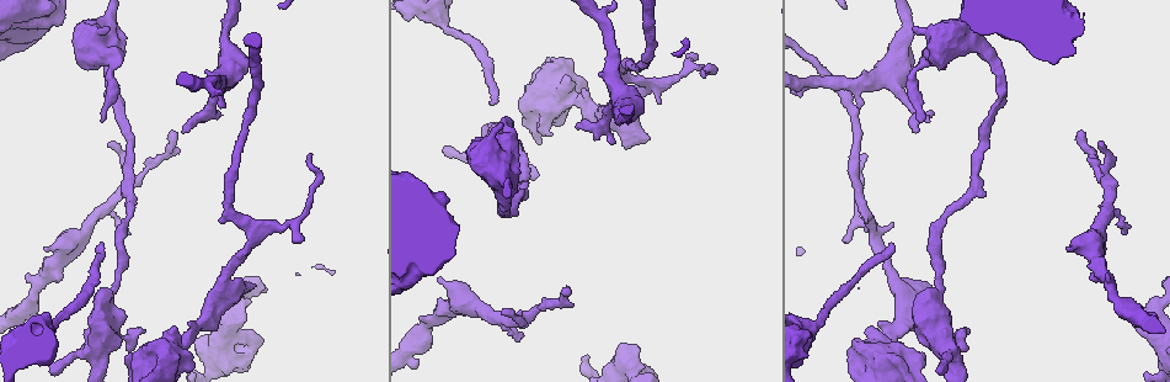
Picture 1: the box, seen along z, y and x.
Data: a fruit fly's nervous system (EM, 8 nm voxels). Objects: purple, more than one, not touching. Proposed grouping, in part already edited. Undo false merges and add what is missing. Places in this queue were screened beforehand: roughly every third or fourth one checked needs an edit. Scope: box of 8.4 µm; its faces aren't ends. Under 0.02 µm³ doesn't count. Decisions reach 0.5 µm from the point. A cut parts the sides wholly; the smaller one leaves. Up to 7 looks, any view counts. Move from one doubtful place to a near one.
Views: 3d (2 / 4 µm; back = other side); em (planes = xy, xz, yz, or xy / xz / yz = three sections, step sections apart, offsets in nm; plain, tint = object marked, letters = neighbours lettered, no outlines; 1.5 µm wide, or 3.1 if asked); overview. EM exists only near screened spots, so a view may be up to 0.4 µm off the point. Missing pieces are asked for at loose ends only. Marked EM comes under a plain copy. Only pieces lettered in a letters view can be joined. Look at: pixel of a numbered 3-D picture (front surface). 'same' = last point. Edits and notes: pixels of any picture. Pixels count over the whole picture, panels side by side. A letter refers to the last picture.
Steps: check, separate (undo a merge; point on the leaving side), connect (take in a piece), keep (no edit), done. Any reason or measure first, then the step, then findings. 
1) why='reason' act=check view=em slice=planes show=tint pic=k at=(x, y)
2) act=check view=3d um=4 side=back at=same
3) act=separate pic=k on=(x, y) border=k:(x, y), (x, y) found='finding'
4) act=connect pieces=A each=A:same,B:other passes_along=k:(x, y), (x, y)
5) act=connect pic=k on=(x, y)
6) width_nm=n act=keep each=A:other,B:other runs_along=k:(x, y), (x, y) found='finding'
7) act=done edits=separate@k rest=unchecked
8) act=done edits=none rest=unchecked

why='thick end' act=check view=3d um=2 pic=1 at=(246, 316)

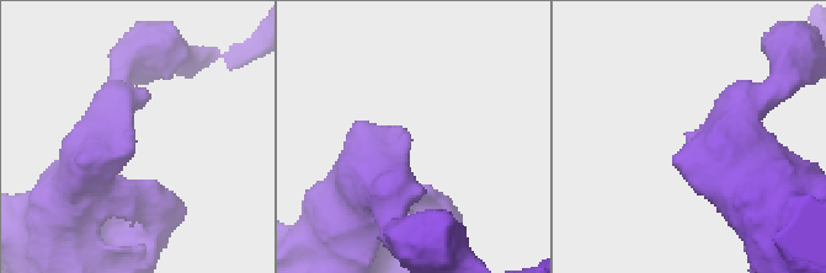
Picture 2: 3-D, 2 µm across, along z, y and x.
act=check view=em slice=planes show=letters pic=2 at=(133, 132)

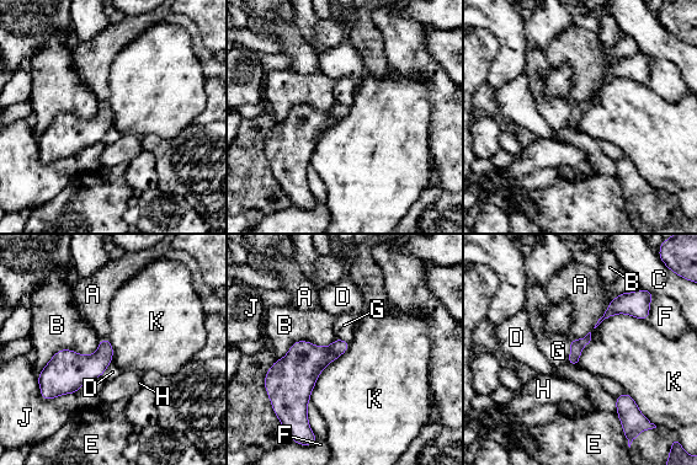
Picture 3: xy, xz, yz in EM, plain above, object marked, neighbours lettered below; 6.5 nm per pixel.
act=keep each=A:other,B:other,C:other,D:other,E:other,F:other,G:other,H:other,J:other,K:other border=3:(618, 294), (592, 327) found='no lettered piece goes on from it'

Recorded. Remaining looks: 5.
why='calibre changes' act=check view=3d um=4 side=back pic=1 at=(568, 100)

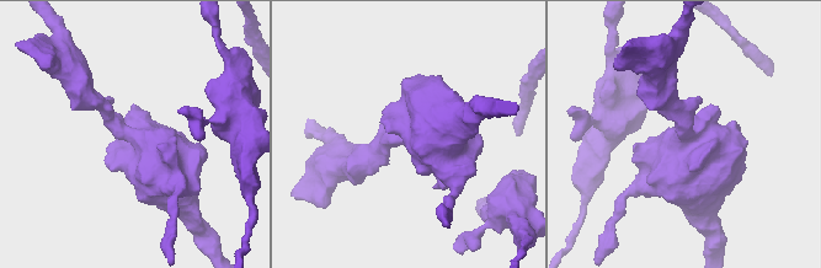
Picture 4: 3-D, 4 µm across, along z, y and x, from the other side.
why='now the EM' act=check view=em slice=yz step=4 show=tint pic=4 at=(131, 131)

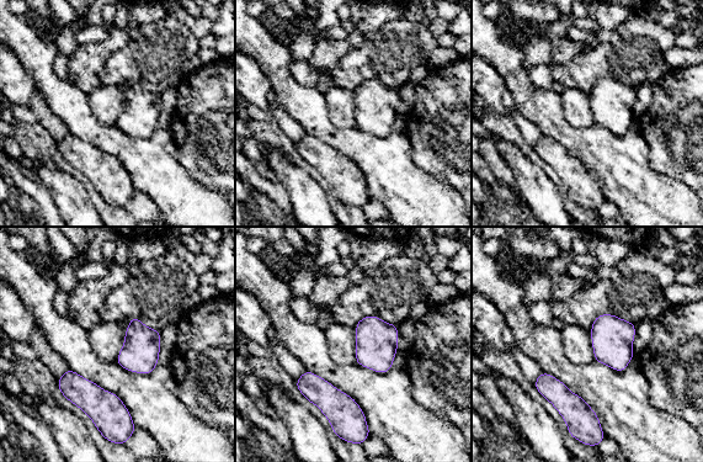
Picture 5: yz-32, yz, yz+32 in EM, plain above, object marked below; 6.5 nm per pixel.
why='another direction' act=check view=em slice=planes show=letters at=same

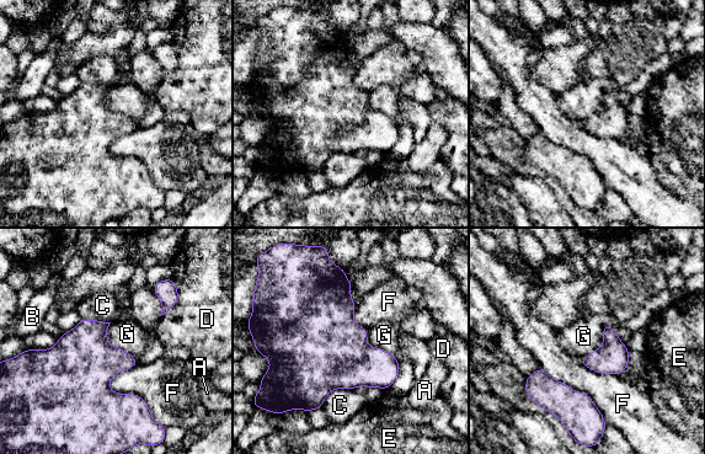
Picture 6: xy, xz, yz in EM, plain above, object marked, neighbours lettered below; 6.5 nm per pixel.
width_nm=160 act=keep each=A:other,B:other,C:other,D:other,E:other,F:other,G:other border=6:(110, 322), (107, 341), (139, 363) found='all the same cell'

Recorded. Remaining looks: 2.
why='tapers out' act=check view=3d um=4 pic=1 at=(494, 102)

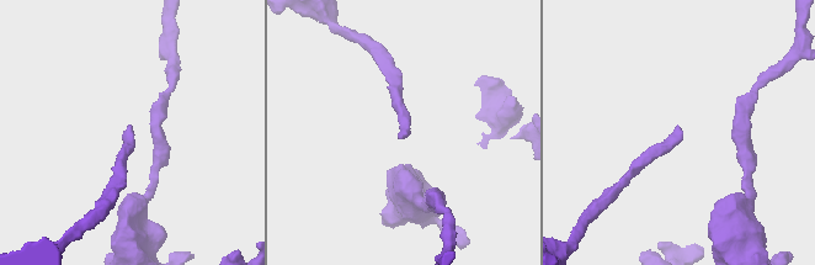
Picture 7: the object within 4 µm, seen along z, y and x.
why='shape alone is not enough' act=check view=em slice=planes show=letters pic=7 at=(130, 127)

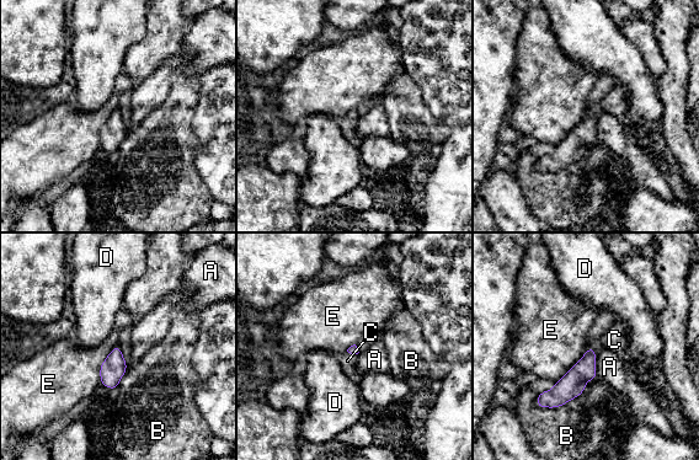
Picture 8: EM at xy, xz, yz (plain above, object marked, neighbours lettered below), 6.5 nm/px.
act=connect pieces=C each=A:other,B:other,C:same,D:other,E:other passes_along=8:(574, 381), (593, 349), (614, 340) found='it goes on there'

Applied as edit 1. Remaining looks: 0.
act=done edits=connect@8 rest=unchecked

